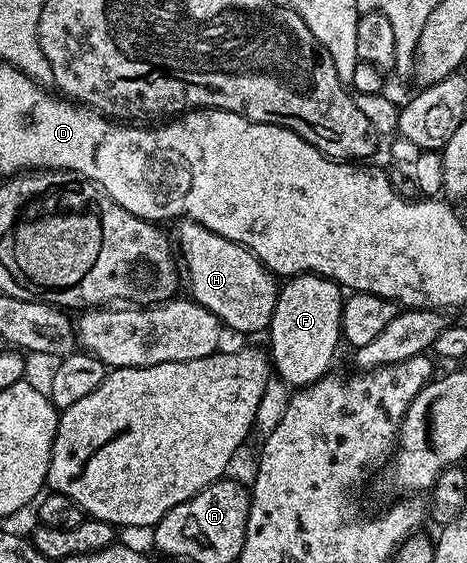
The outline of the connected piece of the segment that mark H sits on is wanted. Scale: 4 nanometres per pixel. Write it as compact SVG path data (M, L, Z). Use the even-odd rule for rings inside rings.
M183 220L178 223L179 226L179 246L177 242L177 254L181 259L181 270L185 275L185 286L187 286L191 291L189 291L190 297L197 304L201 304L206 310L209 312L213 312L213 316L217 316L220 322L223 323L224 327L228 331L236 330L239 334L259 334L268 329L271 324L271 317L273 316L273 308L277 304L277 300L279 299L279 286L277 285L276 275L272 274L270 270L267 269L266 266L263 265L262 262L259 261L258 258L255 257L254 254L251 253L250 250L246 250L241 244L237 244L233 240L225 240L221 236L217 236L213 232L209 232L209 228L205 228L201 224L197 224L196 222L192 222L190 220Z

